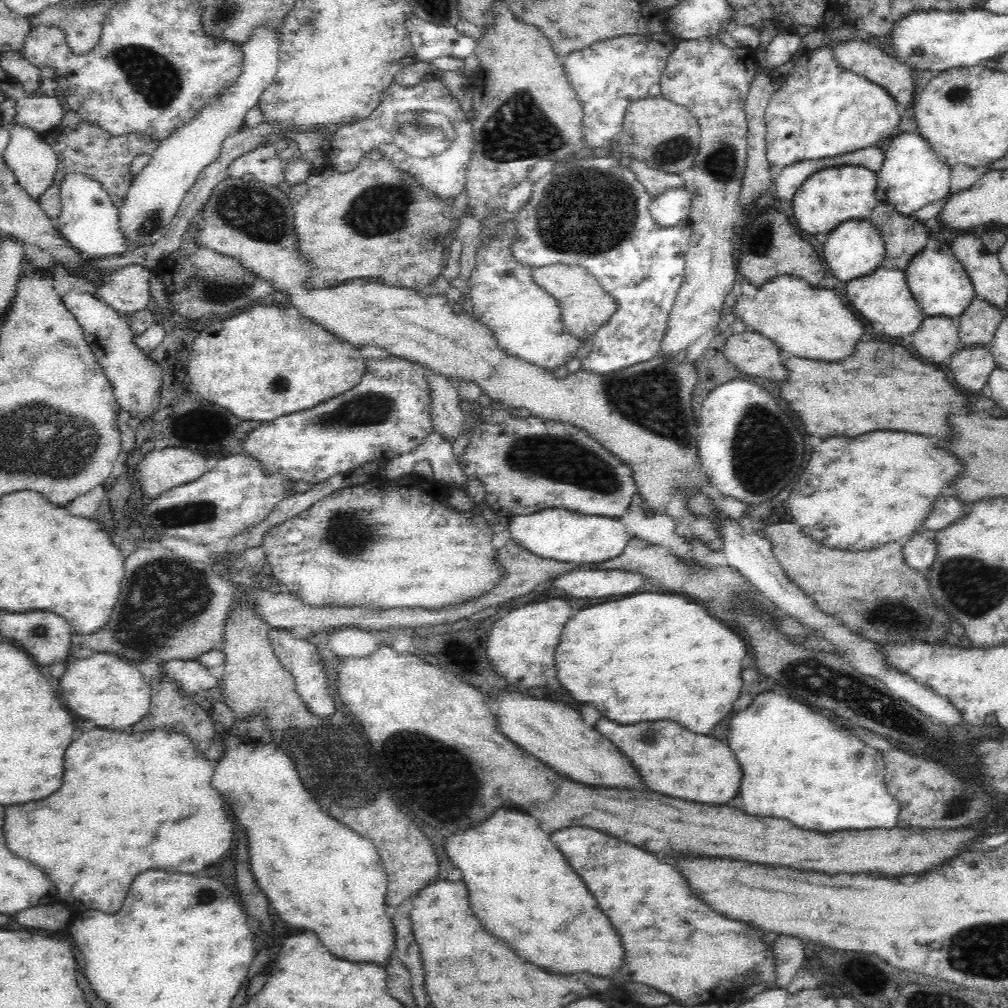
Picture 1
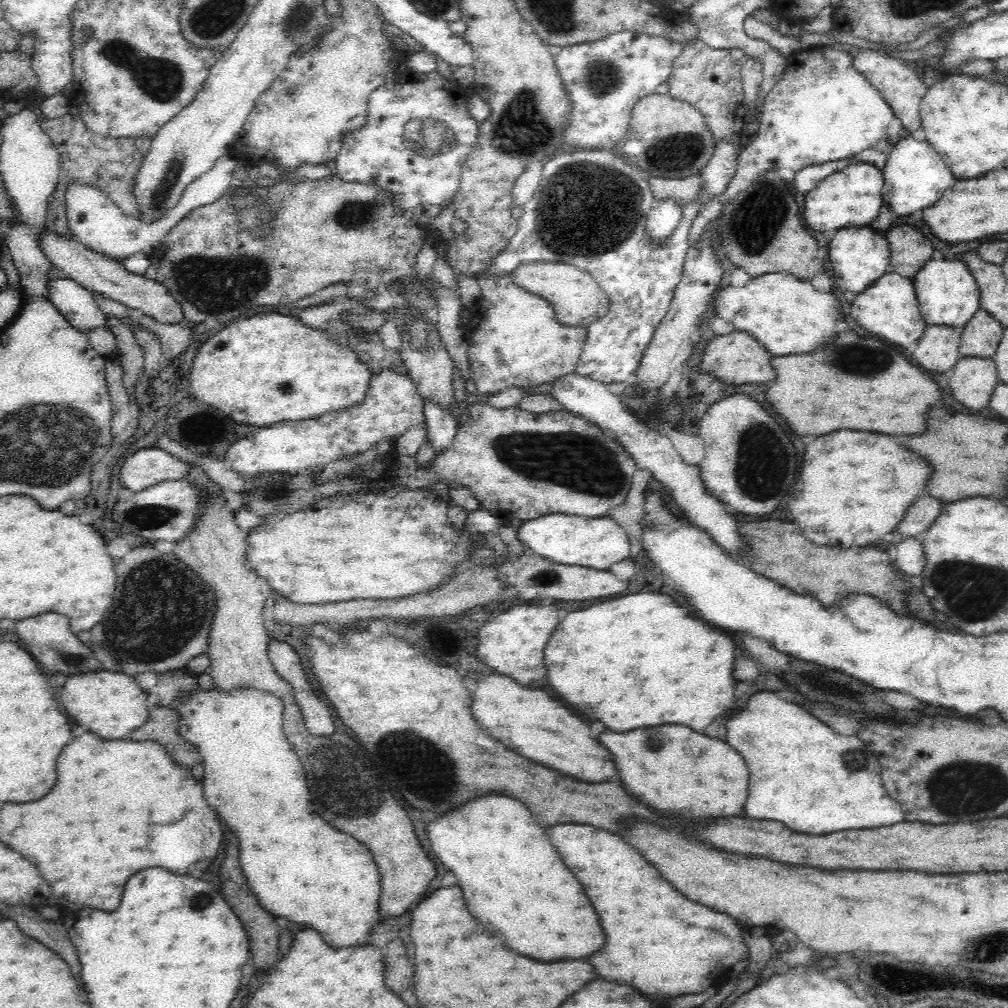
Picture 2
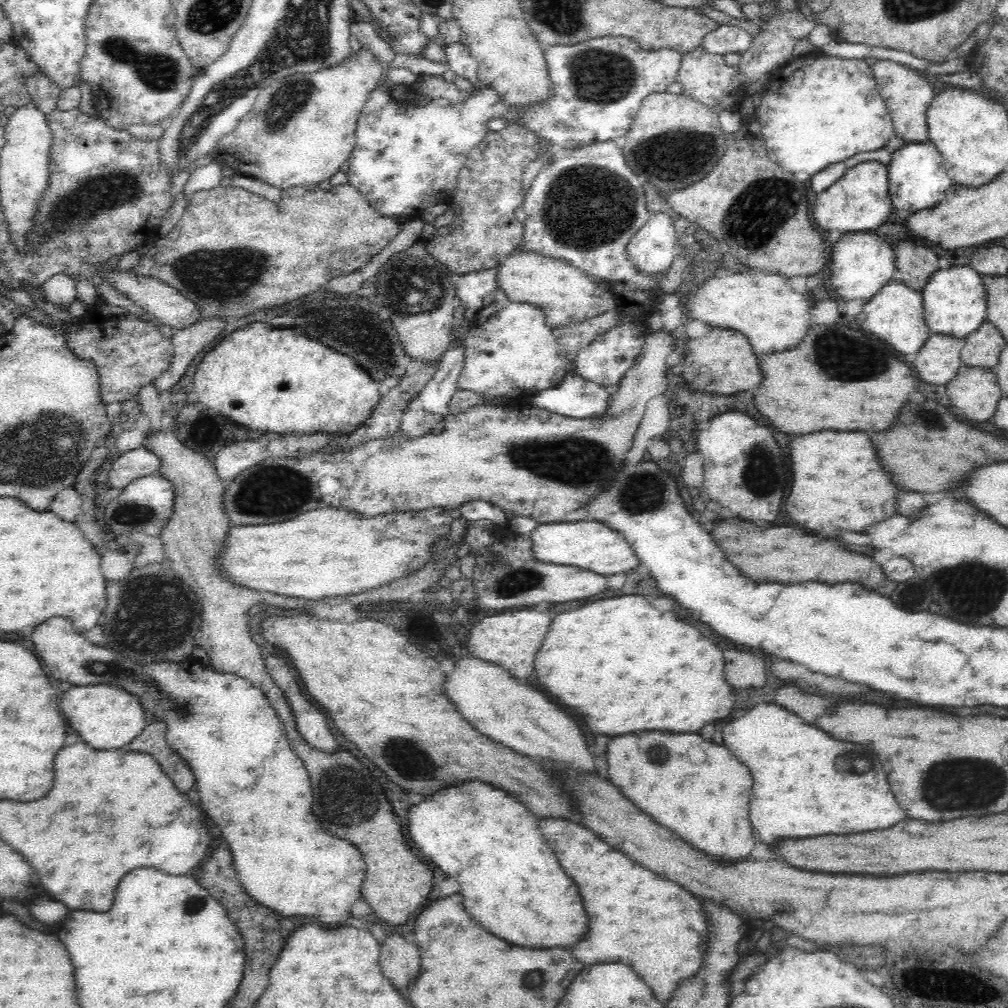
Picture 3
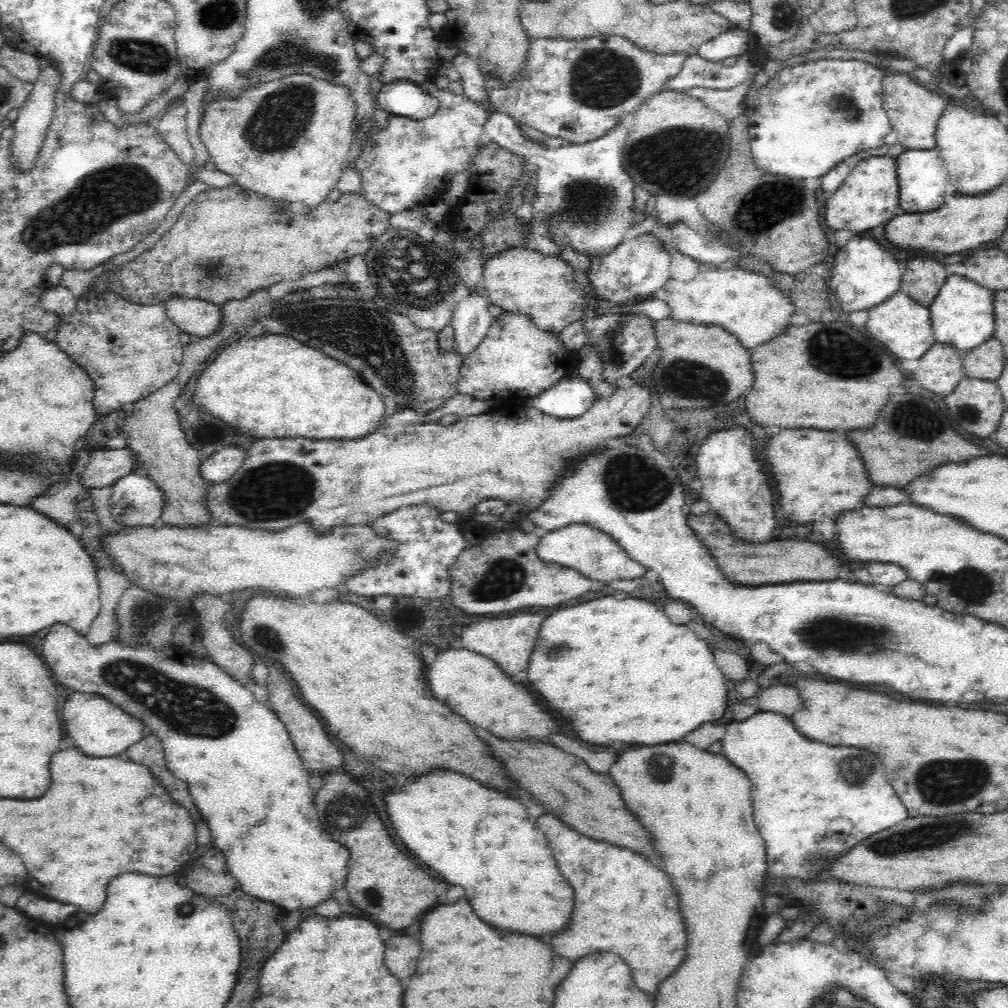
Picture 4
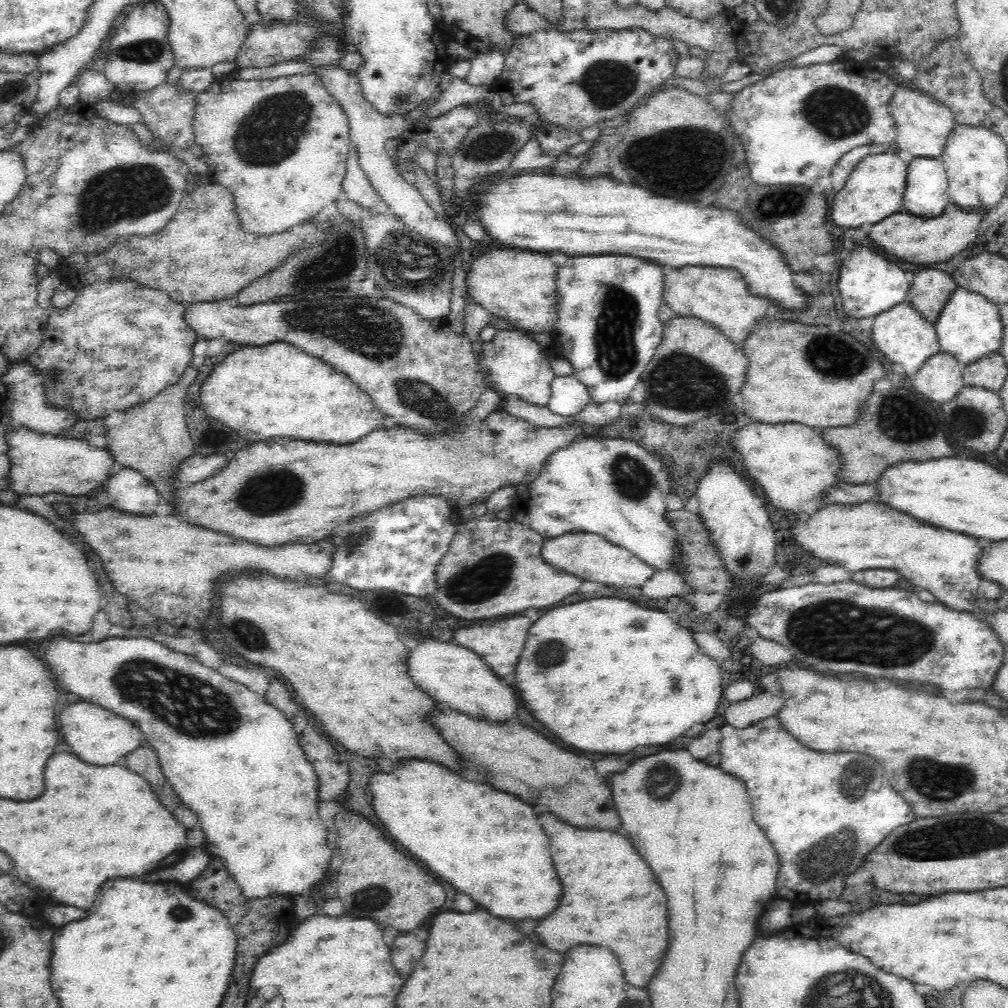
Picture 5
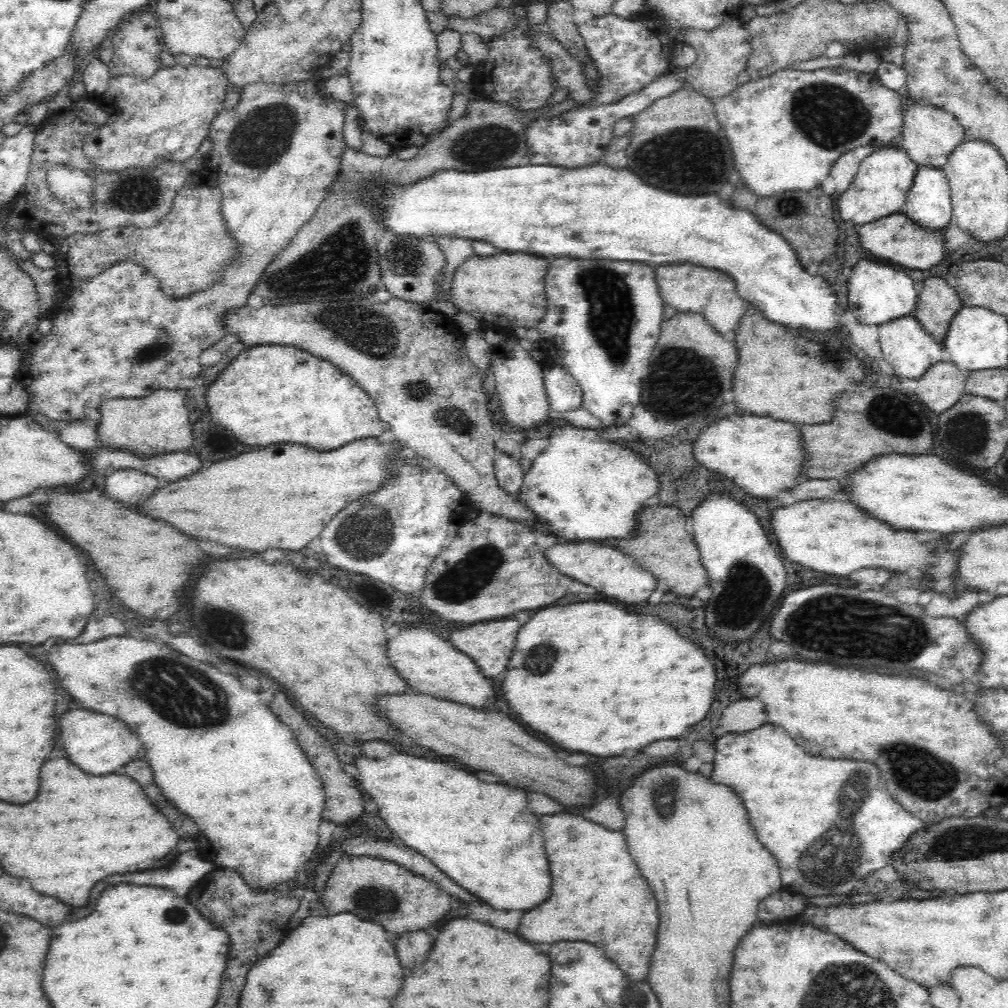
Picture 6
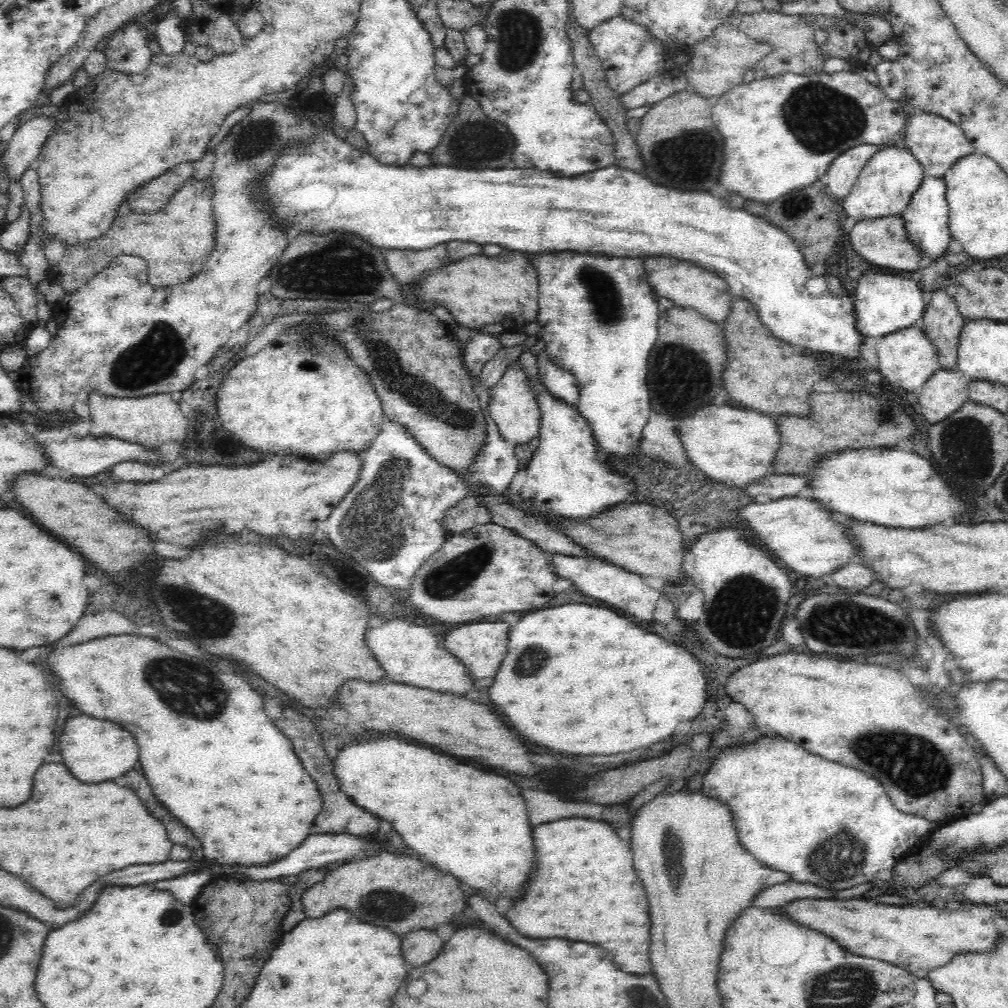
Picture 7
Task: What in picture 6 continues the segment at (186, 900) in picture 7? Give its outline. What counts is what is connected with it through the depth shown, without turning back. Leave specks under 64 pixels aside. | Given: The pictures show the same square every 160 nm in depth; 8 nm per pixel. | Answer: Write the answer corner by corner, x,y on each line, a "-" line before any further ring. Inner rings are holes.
196,850
186,852
178,856
178,860
164,870
154,870
154,872
136,872
136,874
126,874
124,882
136,884
136,886
160,886
172,890
176,896
186,898
195,884
200,882
216,866
212,861
205,861
198,856

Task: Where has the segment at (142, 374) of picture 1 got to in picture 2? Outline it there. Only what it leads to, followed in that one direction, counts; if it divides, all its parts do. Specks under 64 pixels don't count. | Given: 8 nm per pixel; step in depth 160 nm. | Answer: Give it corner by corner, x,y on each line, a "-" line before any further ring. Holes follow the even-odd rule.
61,276
47,282
43,296
79,331
107,329
107,315
96,308
93,293
76,280

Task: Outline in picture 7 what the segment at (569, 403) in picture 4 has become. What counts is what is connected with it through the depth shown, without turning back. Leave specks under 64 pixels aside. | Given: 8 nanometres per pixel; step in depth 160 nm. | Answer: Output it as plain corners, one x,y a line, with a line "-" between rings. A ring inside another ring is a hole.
543,347
541,353
537,356
537,360
540,380
548,387
548,391
562,401
568,401
568,403
576,406
579,399
577,379
570,372
558,368
552,363

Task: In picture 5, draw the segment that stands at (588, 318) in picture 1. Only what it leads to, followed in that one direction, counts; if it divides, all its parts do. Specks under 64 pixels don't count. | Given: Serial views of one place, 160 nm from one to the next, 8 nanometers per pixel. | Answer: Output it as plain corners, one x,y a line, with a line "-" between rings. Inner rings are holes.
508,247
492,249
479,256
478,260
468,262
465,284
467,296
488,314
508,320
515,329
550,333
556,320
556,286
552,284
556,264
550,260
554,256
518,250

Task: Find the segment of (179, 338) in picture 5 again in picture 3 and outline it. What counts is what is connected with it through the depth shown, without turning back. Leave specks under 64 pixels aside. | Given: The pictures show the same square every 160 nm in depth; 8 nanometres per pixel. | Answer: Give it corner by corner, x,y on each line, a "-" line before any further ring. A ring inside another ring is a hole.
102,299
86,306
84,316
79,317
80,328
76,328
74,332
68,330
62,332
65,338
66,347
70,353
78,360
92,363
96,367
99,375
99,397
105,406
110,406
114,402
124,402
135,398
140,390
148,384
154,384
160,379
172,365
172,358
175,356
175,349
170,338
164,336
160,332
161,322
150,316
150,320
128,312
126,307
120,305
109,305

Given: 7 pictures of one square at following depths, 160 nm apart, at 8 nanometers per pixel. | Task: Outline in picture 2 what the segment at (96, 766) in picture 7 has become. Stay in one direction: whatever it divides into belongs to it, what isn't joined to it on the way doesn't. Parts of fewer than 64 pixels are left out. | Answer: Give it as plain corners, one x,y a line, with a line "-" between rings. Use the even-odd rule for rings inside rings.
102,670
100,674
84,674
68,678
62,688
60,702
68,716
74,718
78,726
86,726
92,734
102,738
104,742
123,740
127,735
138,730
149,717
147,693
134,679
124,673

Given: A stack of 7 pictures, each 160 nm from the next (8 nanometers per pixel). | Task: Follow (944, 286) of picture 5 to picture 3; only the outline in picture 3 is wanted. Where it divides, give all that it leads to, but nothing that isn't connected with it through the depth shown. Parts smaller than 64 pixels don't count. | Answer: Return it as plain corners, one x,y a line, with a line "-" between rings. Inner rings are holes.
902,239
894,253
898,279
914,292
921,293
930,276
940,270
939,256
922,242

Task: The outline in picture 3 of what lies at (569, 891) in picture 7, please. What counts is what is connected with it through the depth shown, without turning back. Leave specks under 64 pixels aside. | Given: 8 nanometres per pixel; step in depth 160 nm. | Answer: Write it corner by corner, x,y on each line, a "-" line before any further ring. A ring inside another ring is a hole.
542,818
538,822
538,828
544,834
552,852
556,852
562,870
578,886
588,916
586,934
568,948
572,956
586,964
596,960
616,960
628,964
634,968
634,972
640,974
644,984
648,984
648,988
660,1002
668,1000
668,992
676,988
674,984
684,980
684,976
692,976
692,972
696,972
696,968
700,966
700,934
704,938
704,920
700,916
700,904
696,904
696,898
676,882
658,876
632,862
622,852
612,850
608,844
596,837
592,830
576,822
572,824
562,818

